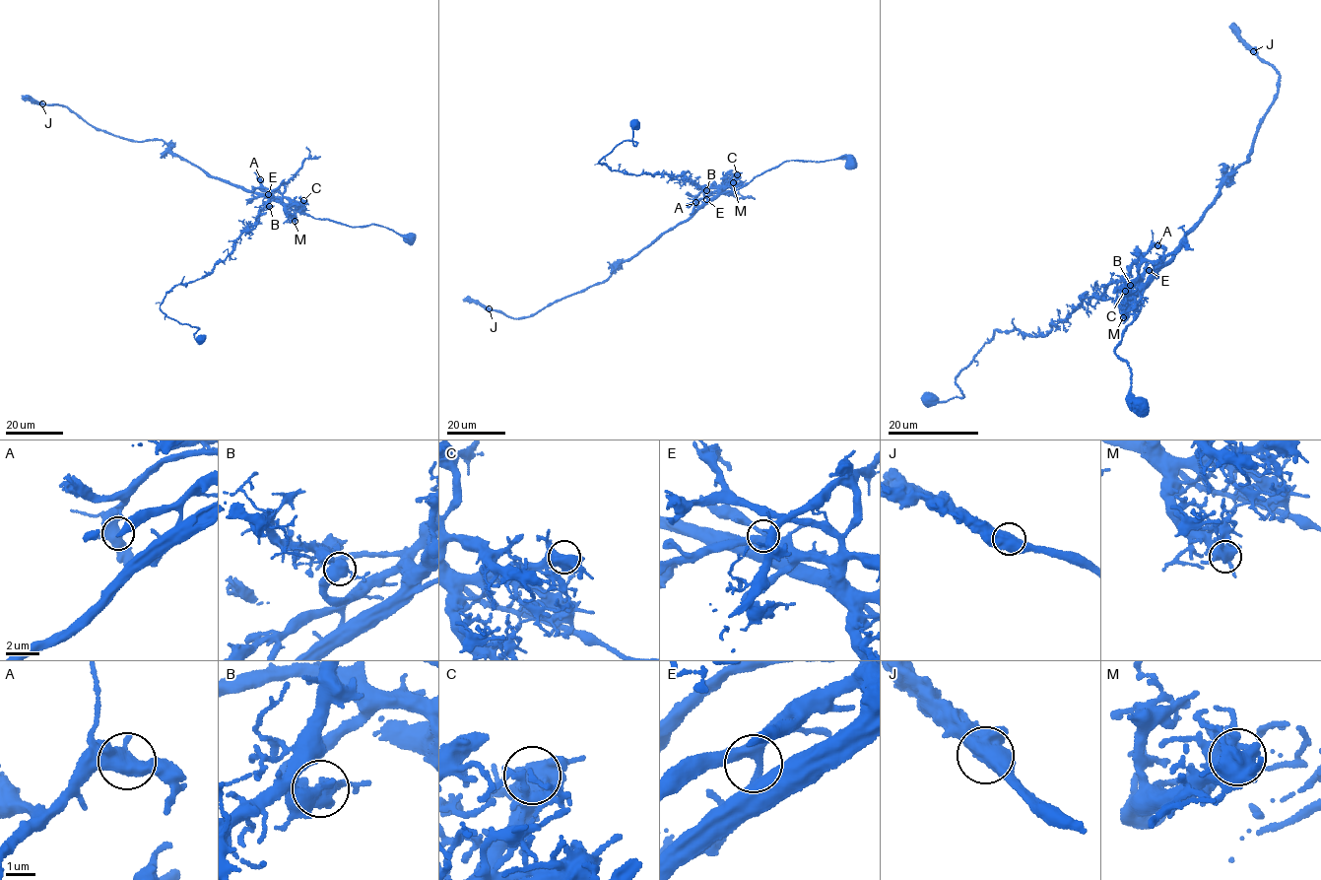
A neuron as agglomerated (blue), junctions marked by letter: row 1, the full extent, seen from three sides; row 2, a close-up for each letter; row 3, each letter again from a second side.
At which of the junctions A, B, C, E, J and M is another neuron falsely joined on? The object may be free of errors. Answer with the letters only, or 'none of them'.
B

